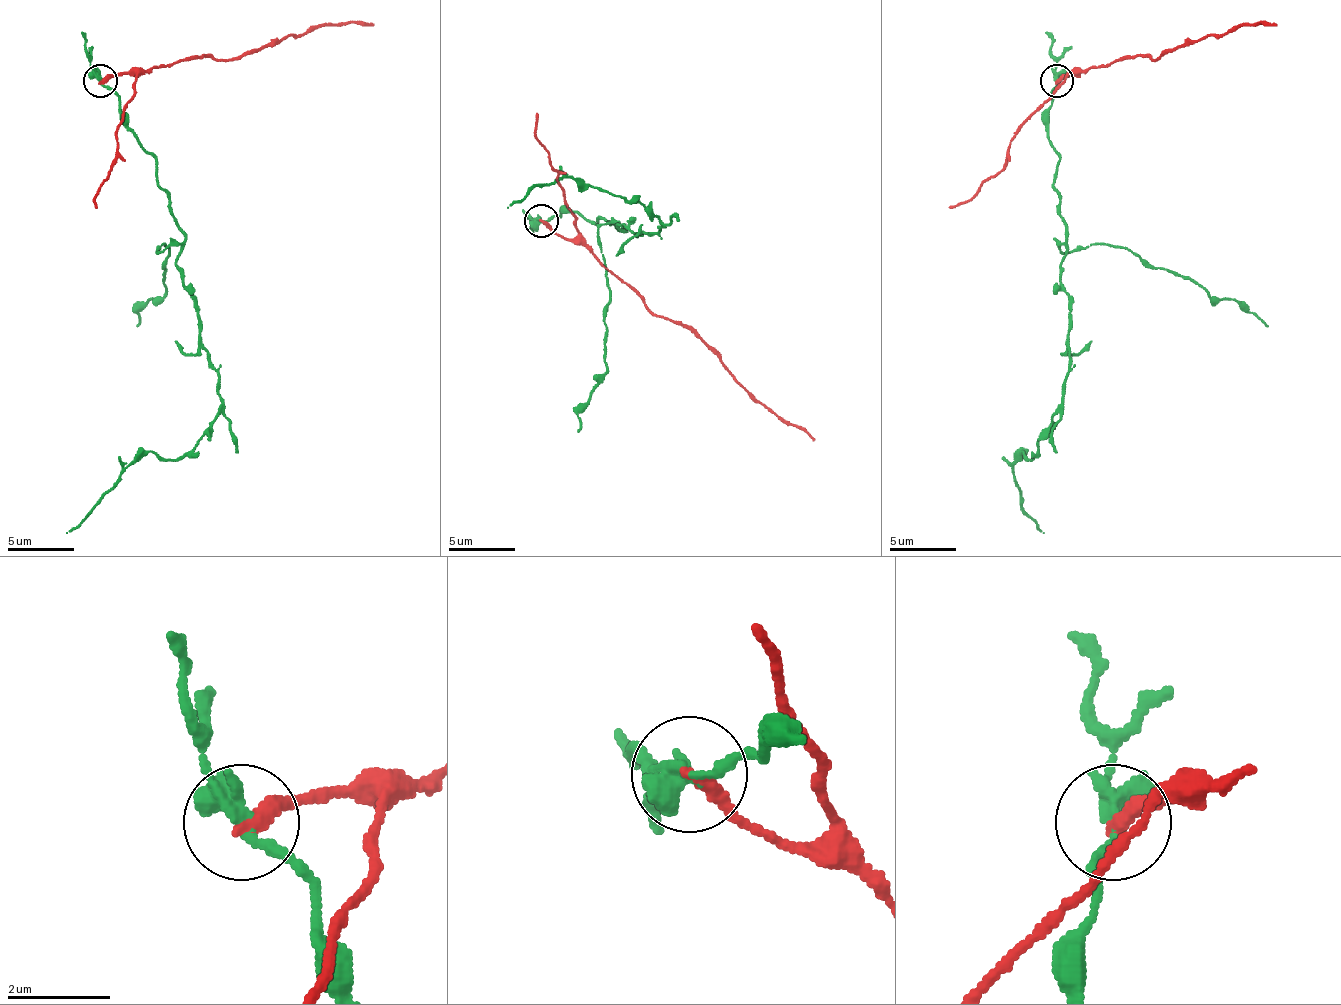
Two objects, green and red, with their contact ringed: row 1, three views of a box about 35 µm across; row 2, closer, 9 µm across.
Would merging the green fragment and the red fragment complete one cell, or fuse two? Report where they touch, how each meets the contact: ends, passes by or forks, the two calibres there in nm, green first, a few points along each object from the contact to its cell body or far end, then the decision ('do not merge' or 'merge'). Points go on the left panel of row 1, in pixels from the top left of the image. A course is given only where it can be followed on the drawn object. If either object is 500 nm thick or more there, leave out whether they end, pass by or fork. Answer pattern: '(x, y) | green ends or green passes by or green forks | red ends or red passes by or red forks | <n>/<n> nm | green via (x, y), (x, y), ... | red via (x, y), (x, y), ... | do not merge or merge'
(100, 81) | green forks | red ends | 240/300 nm | green via (101, 81), (154, 158), (184, 235), (177, 271), (221, 408), (187, 452), (144, 452), (67, 532) | red via (101, 81), (114, 75), (137, 75), (214, 55), (241, 58), (321, 25), (374, 25) | do not merge

